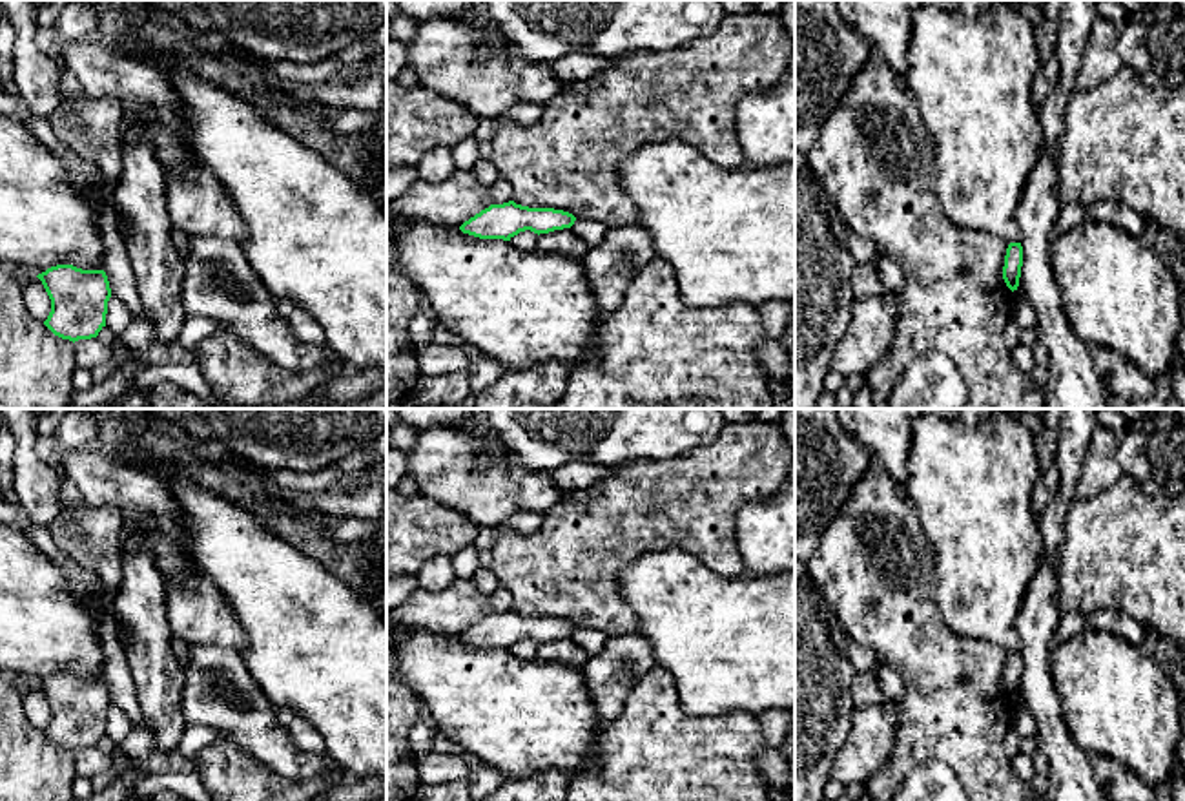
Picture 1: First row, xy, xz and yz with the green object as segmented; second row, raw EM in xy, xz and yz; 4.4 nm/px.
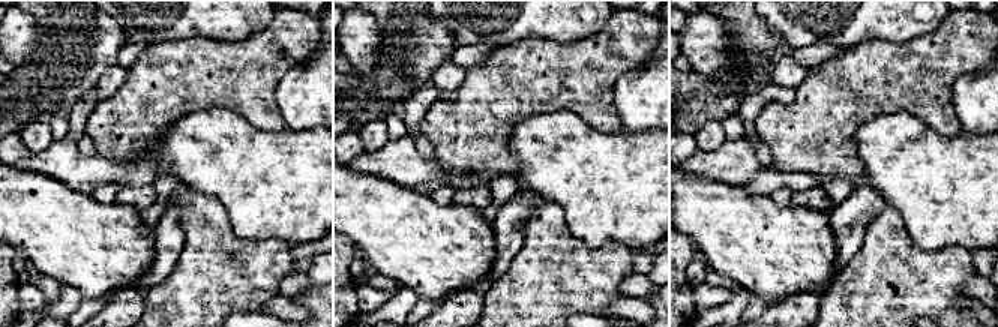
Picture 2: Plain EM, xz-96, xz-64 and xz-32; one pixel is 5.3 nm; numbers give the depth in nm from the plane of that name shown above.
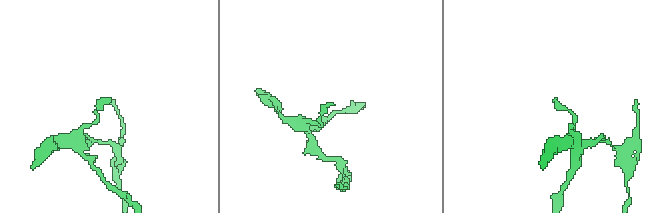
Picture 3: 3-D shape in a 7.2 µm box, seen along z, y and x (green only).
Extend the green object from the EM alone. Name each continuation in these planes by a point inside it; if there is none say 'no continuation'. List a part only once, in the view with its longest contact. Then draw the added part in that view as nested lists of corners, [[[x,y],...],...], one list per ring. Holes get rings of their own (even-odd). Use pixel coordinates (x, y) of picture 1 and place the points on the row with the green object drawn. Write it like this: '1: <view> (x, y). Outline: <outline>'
no continuation

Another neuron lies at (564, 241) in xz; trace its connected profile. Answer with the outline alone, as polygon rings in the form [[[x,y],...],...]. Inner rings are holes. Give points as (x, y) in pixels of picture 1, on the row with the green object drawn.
[[[571,228],[540,234],[536,246],[538,250],[576,259],[582,259],[583,254],[589,250],[585,241],[582,241]]]

